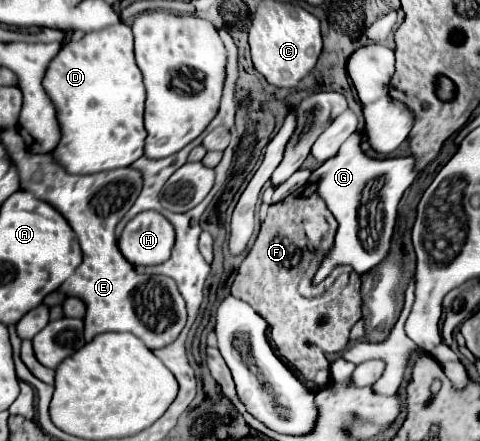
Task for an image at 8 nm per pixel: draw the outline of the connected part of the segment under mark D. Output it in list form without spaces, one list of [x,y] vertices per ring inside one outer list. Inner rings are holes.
[[[118,22],[108,28],[88,32],[76,42],[64,42],[60,52],[48,64],[42,84],[56,108],[56,118],[60,122],[60,140],[52,150],[56,158],[54,162],[66,168],[70,174],[94,174],[112,168],[126,168],[144,154],[146,130],[142,120],[146,92],[142,72],[134,60],[134,42],[130,26]]]

